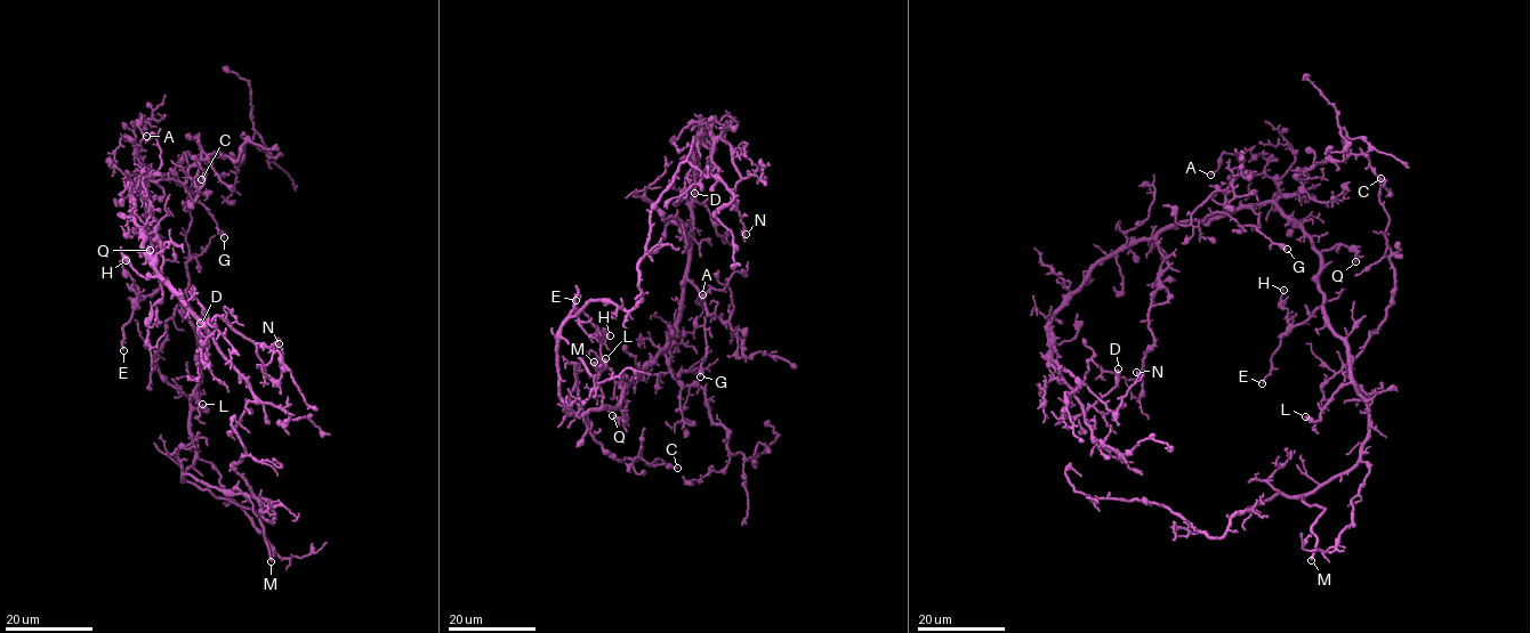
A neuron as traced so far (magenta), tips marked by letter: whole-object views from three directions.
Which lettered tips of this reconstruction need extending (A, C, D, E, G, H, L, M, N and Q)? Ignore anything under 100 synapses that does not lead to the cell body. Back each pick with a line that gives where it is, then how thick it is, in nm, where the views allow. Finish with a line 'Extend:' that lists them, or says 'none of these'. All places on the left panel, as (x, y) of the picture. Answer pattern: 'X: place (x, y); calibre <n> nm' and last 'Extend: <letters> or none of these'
M: place (271, 561); calibre 280 nm
Extend: M

